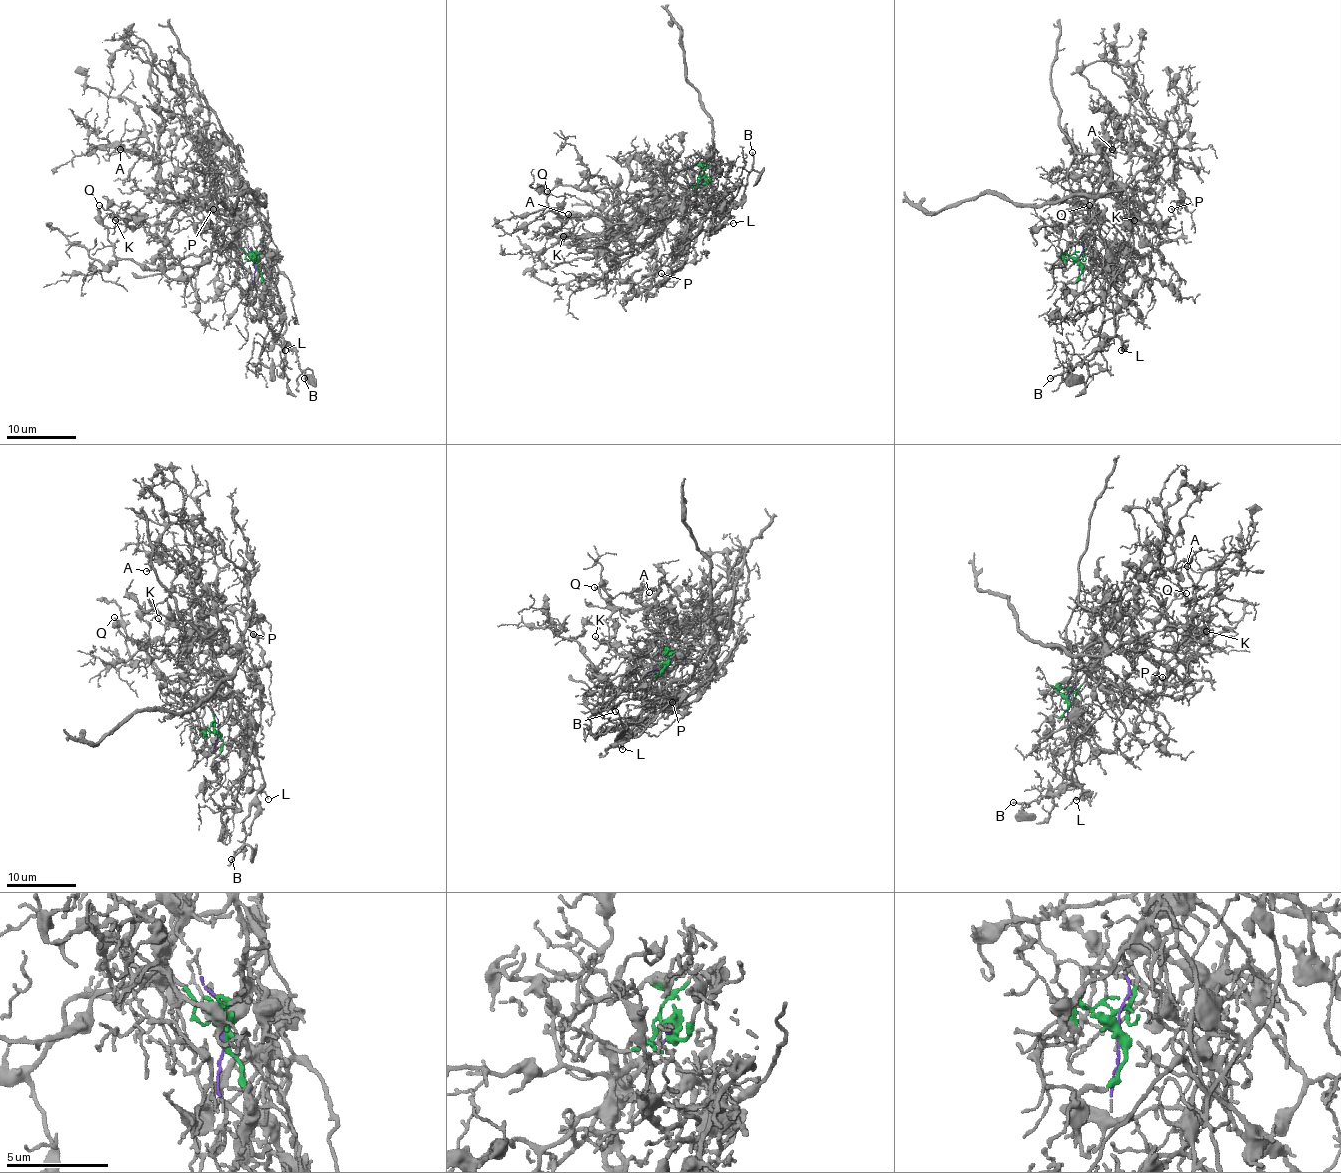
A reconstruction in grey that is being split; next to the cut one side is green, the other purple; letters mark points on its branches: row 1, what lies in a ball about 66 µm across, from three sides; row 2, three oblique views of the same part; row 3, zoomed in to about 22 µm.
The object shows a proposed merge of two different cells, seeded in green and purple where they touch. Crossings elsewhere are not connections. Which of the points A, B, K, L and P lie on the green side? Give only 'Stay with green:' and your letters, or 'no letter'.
Stay with green: B, L, P

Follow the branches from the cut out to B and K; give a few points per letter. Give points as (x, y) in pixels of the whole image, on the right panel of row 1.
B: (1079, 264), (1060, 252), (1084, 233), (1101, 260), (1122, 271), (1110, 285), (1115, 333), (1049, 378)
K: (1079, 264), (1096, 195), (1119, 202), (1131, 198), (1148, 214), (1134, 221)

